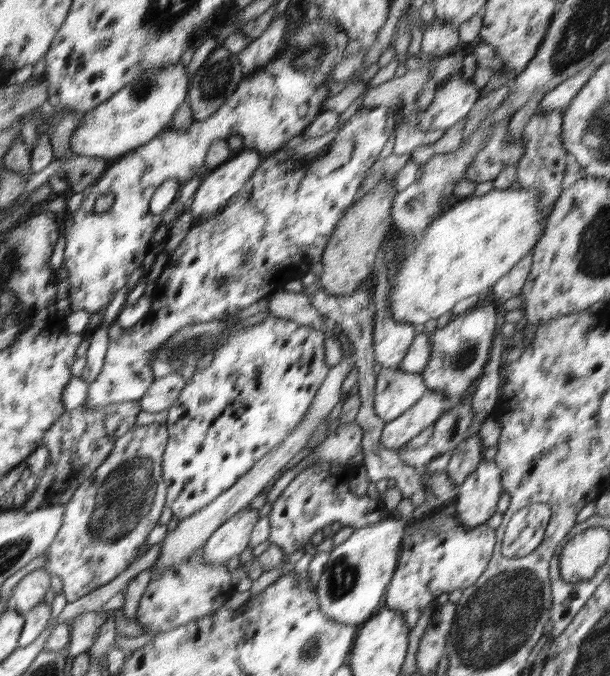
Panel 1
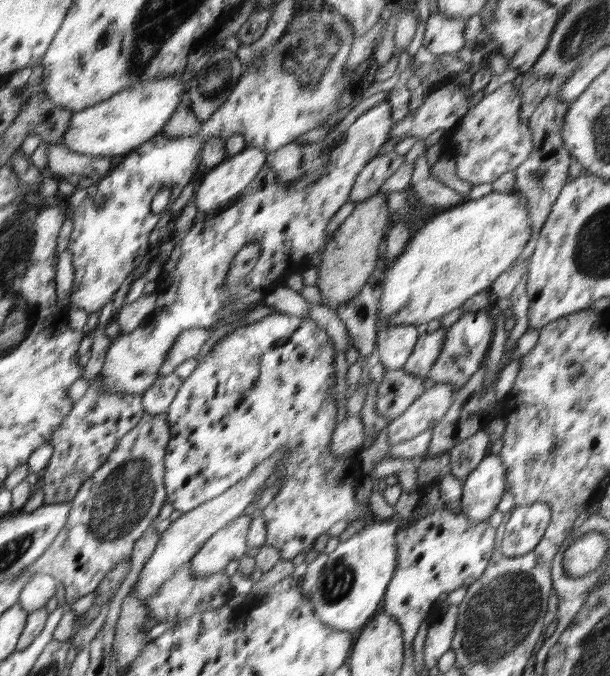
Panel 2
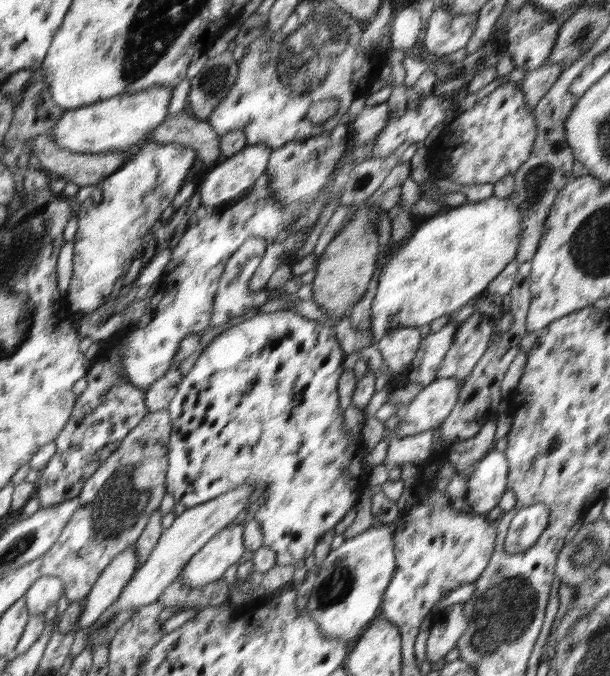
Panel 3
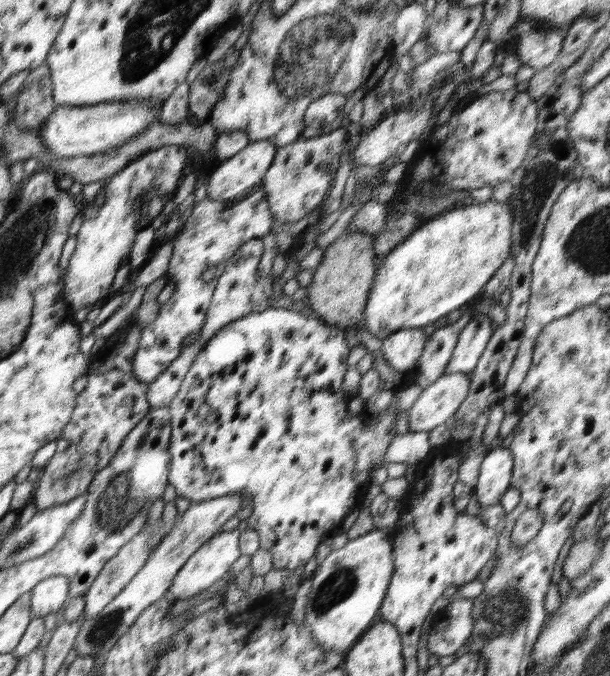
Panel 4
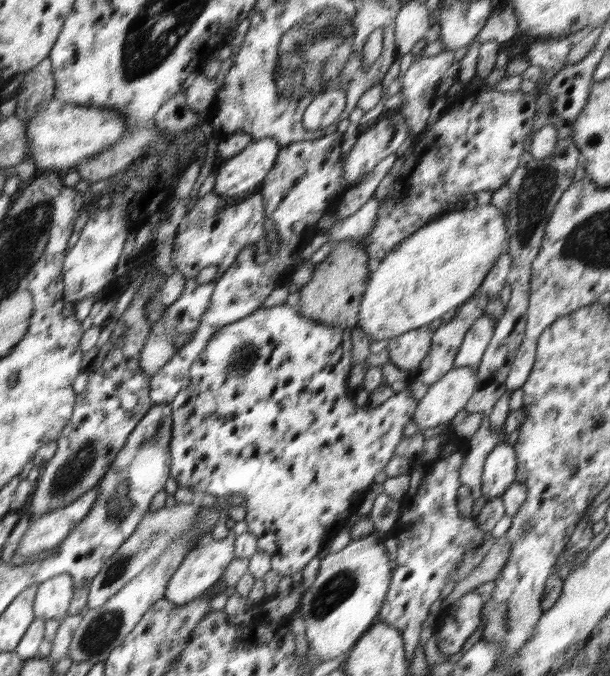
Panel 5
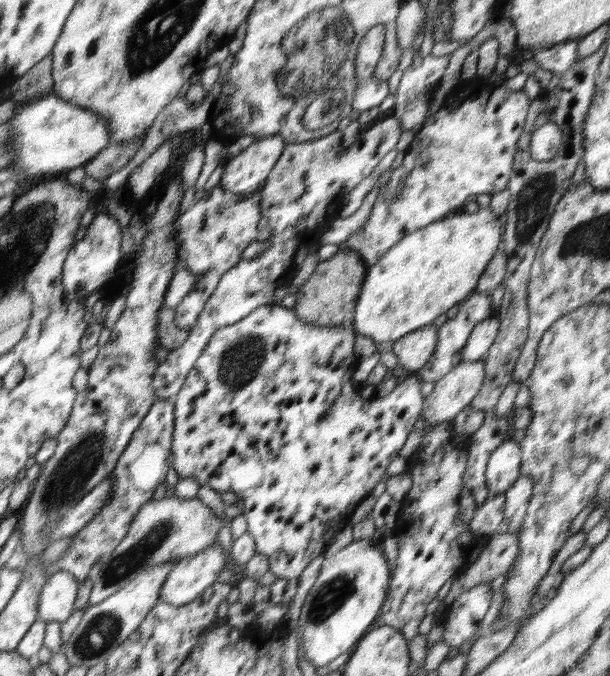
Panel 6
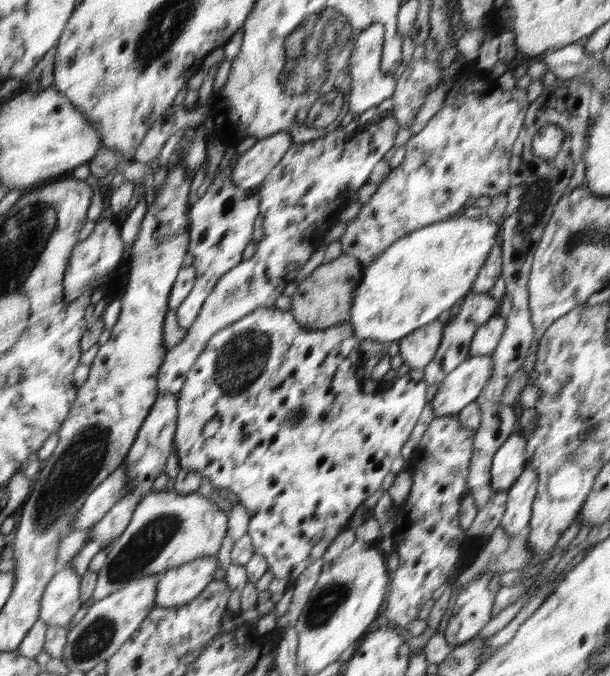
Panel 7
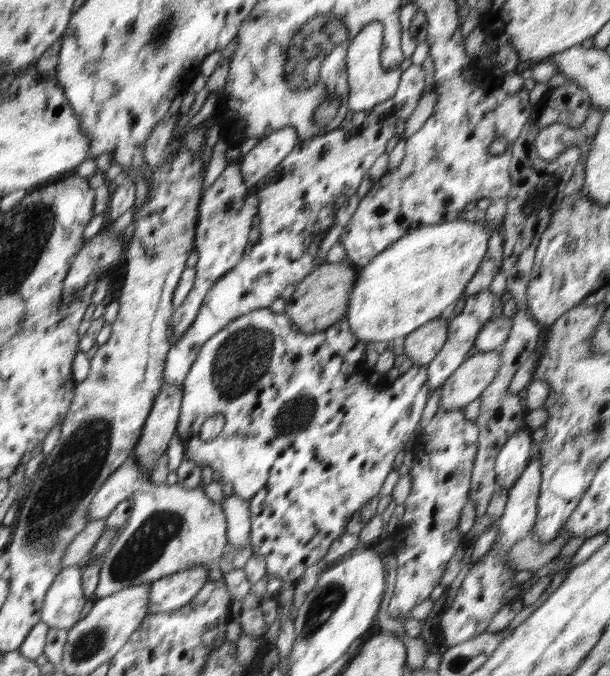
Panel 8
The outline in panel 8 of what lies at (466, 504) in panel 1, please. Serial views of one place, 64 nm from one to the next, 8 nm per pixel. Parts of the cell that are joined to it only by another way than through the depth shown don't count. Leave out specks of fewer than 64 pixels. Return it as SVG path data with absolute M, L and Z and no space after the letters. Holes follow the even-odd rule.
M525 427L504 443L494 465L496 488L509 489L516 482L531 460L532 445L532 430Z

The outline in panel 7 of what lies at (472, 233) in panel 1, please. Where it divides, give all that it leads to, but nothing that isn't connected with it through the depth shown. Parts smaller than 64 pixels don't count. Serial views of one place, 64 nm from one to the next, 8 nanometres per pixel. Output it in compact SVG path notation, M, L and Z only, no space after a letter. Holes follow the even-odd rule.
M485 210L477 217L469 218L462 213L448 220L429 224L396 240L376 258L376 261L362 268L362 279L353 296L349 320L354 329L354 336L361 341L370 338L388 345L437 320L444 310L451 309L457 300L465 298L471 292L498 234L500 223L490 220Z

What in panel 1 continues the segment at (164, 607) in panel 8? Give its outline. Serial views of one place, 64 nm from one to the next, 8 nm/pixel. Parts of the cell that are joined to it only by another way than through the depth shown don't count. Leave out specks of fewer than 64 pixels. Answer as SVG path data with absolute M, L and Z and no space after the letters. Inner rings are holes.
M248 505L219 526L203 546L203 559L212 566L226 565L248 545L259 512Z

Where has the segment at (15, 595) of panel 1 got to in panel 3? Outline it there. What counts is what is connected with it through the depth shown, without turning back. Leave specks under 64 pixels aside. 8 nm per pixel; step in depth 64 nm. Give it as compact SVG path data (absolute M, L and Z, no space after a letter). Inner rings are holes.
M43 576L22 597L26 599L31 616L44 614L48 608L56 607L66 593L65 584L58 576Z

